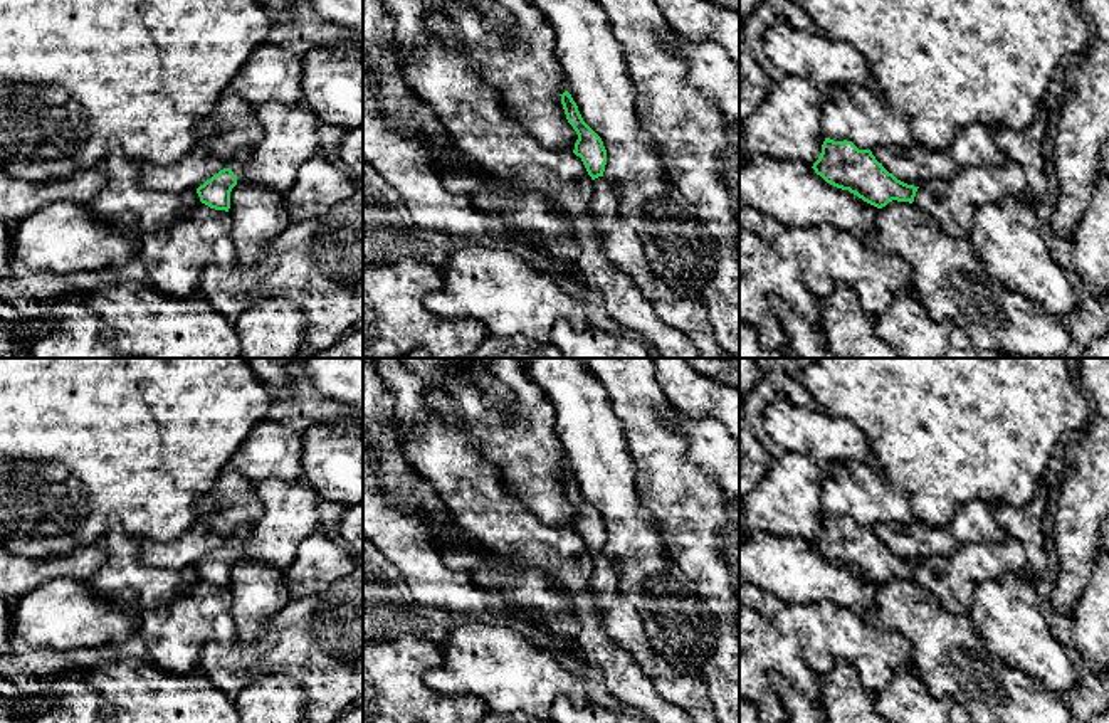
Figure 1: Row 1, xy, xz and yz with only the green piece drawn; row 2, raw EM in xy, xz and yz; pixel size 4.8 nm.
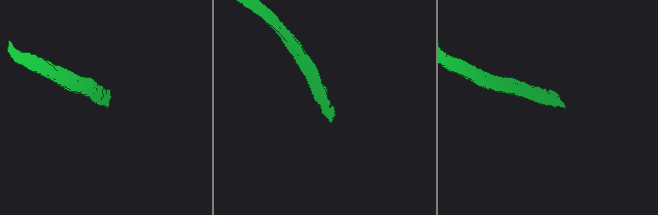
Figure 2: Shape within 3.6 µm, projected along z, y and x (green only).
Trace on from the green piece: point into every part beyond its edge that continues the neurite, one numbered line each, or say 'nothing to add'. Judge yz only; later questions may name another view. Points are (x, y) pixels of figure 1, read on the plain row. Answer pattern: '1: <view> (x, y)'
nothing to add

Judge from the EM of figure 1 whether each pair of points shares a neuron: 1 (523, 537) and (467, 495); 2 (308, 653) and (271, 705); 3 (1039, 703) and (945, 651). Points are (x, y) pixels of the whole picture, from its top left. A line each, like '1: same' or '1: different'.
1: same
2: different
3: same

